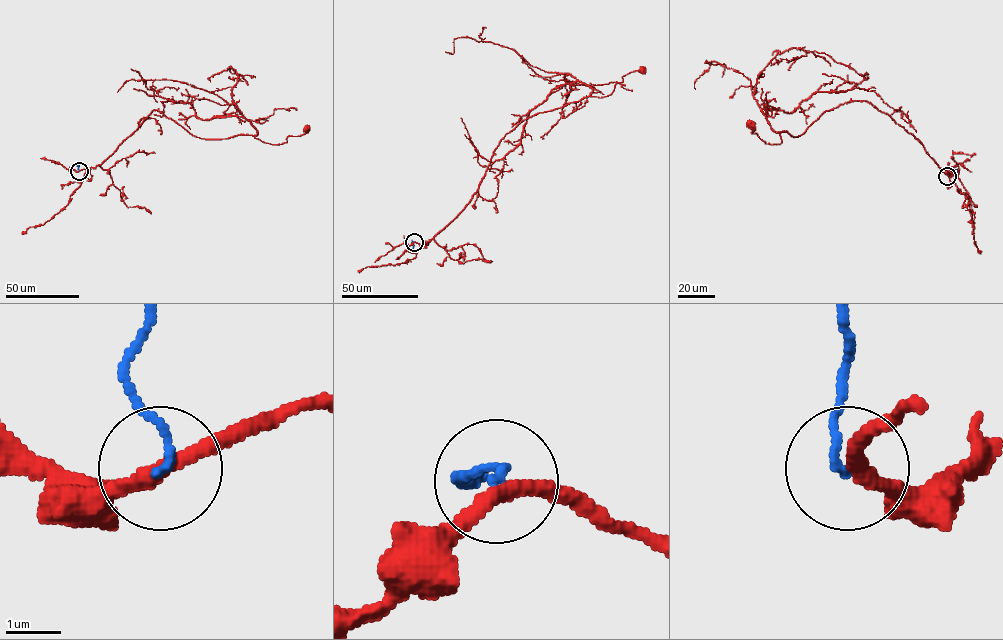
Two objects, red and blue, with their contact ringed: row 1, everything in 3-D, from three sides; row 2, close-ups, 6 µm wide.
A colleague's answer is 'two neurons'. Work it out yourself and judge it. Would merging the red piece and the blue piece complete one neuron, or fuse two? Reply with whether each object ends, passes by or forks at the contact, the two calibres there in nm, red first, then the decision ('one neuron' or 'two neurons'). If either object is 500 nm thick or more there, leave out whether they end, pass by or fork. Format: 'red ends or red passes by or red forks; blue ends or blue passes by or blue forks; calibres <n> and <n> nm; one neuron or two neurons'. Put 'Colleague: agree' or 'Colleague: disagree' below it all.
red passes by; blue ends; calibres 280 and 150 nm; two neurons
Colleague: agree

